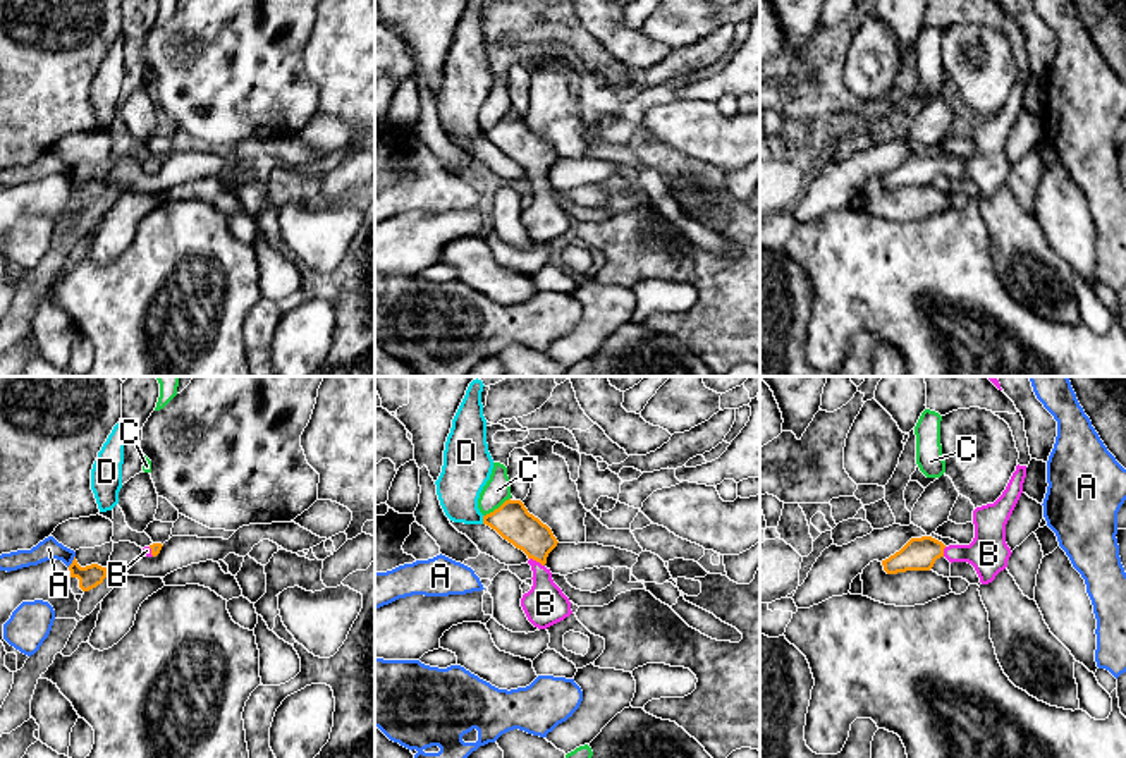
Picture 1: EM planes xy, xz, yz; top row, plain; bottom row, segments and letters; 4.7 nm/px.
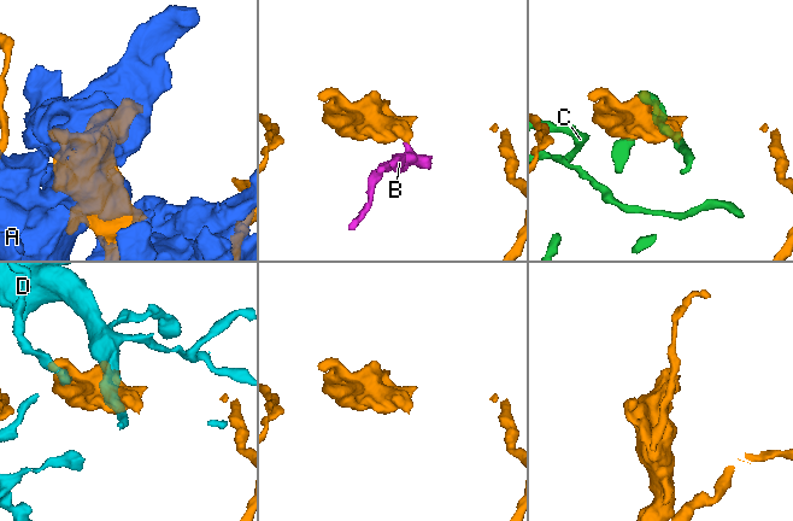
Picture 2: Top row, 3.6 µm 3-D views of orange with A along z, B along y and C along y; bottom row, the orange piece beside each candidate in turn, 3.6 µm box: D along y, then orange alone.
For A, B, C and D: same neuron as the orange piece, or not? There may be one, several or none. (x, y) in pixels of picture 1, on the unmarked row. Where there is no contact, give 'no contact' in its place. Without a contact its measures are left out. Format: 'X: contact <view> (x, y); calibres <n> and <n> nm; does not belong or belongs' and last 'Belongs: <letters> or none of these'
A: contact xy (73, 176); calibres 110 and 100 nm; does not belong
B: contact xz (537, 176); calibres 170 and 200 nm; belongs
C: contact xz (495, 124); calibres 170 and 120 nm; does not belong
D: contact xz (483, 134); calibres 170 and 220 nm; does not belong
Belongs: B

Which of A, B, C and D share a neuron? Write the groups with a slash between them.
A / B / C / D

